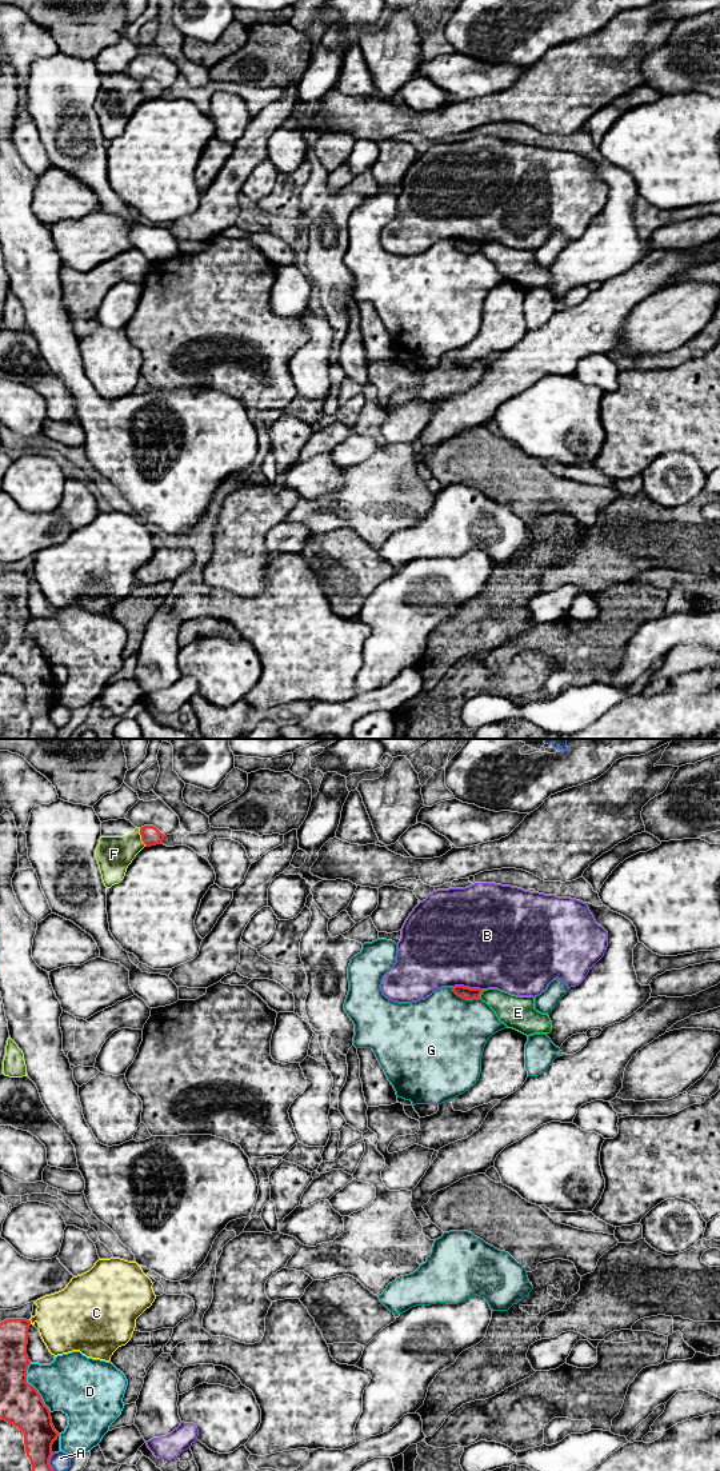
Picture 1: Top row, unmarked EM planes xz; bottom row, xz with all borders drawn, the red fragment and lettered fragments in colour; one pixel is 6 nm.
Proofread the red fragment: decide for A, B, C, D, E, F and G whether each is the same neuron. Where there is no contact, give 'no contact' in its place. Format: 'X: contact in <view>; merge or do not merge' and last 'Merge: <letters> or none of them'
A: contact in xz; do not merge
B: contact in xz; do not merge
C: contact in xz; do not merge
D: contact in xz; do not merge
E: contact in xz; do not merge
F: contact in xz; do not merge
G: contact in xz; do not merge
Merge: none of them

